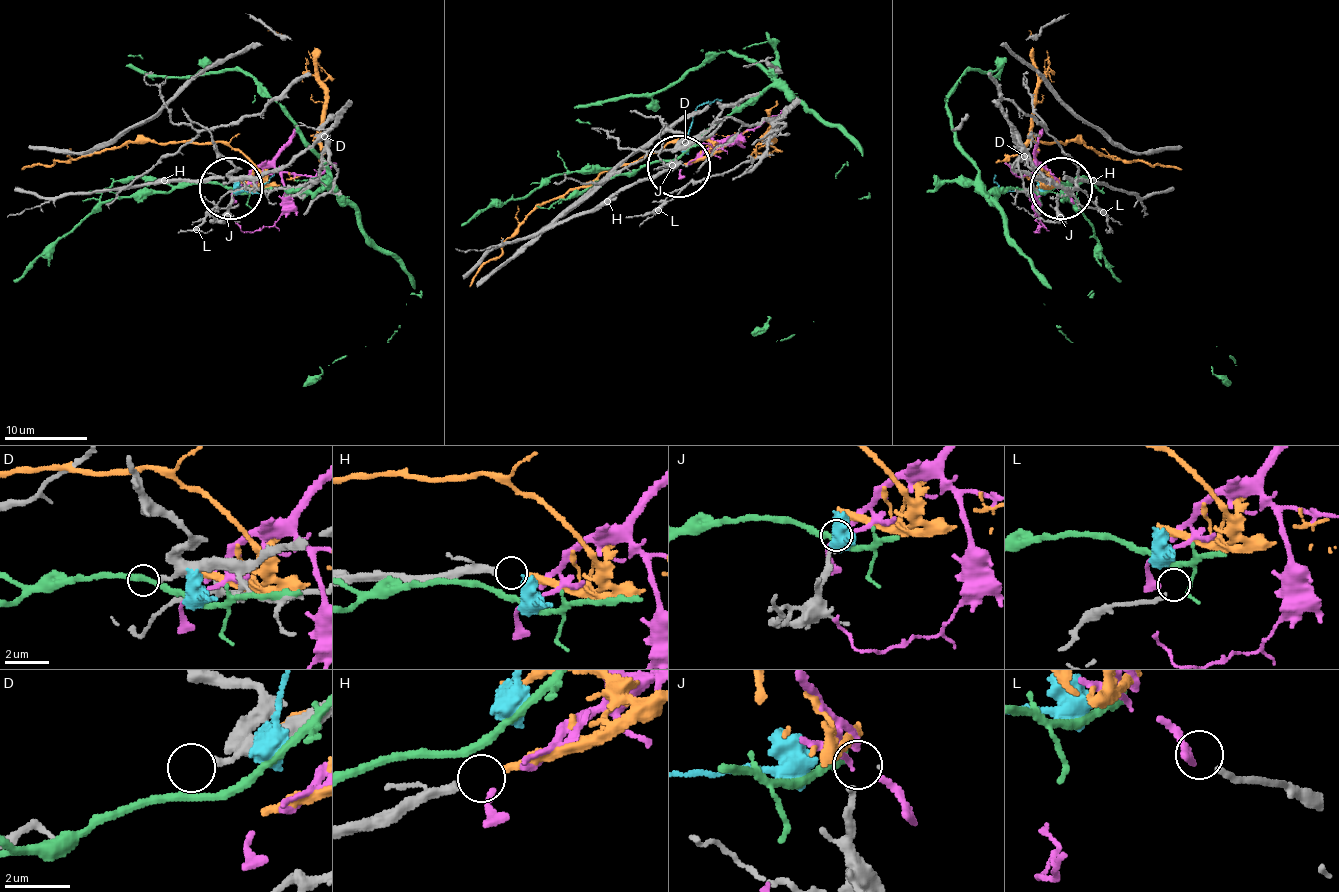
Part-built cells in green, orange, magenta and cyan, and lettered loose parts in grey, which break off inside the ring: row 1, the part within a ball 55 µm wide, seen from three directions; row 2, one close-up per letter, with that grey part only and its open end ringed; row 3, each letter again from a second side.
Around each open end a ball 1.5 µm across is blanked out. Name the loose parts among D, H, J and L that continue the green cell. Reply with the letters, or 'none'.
none

